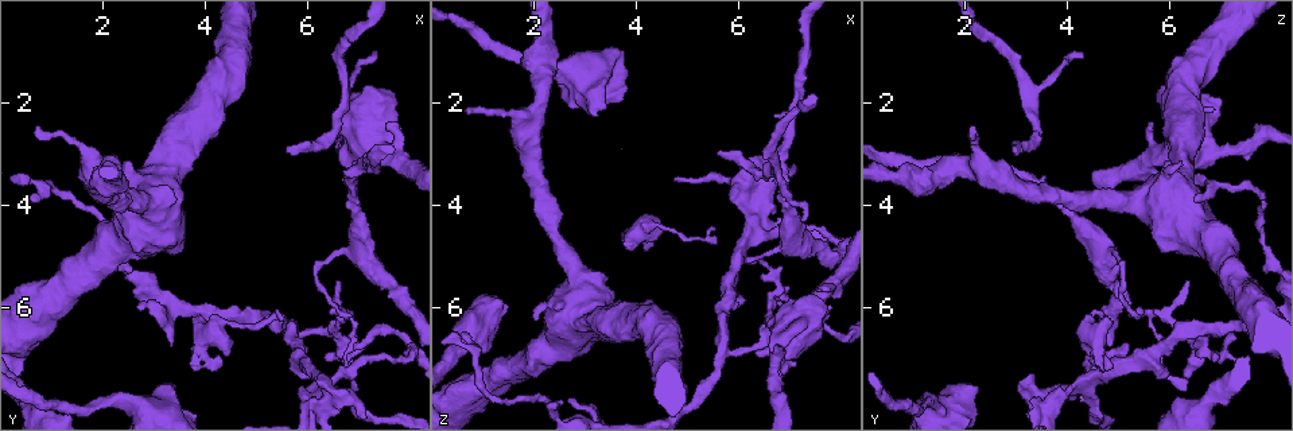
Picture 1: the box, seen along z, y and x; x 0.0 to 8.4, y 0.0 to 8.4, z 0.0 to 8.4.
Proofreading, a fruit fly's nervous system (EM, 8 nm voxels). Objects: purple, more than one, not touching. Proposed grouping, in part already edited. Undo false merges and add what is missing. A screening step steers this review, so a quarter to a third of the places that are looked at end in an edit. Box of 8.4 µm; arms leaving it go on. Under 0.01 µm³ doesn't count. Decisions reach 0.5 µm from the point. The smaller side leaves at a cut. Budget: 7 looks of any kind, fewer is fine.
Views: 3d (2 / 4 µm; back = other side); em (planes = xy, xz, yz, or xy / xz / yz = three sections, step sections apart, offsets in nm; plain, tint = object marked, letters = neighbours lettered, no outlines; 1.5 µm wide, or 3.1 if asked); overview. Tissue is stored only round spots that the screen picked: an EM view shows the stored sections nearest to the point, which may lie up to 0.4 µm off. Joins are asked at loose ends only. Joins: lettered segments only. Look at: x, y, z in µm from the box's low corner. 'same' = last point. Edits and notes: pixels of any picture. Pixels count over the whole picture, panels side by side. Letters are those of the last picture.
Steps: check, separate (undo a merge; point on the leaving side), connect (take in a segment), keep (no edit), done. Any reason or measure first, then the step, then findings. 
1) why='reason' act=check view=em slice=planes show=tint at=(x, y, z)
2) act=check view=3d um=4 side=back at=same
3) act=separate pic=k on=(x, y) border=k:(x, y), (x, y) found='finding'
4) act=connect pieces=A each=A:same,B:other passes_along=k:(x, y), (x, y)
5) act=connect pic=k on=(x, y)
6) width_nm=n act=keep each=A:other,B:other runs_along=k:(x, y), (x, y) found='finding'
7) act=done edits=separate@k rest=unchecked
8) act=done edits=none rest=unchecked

act=check view=em slice=xz step=8 show=tint at=(6.35, 2.70, 3.35)

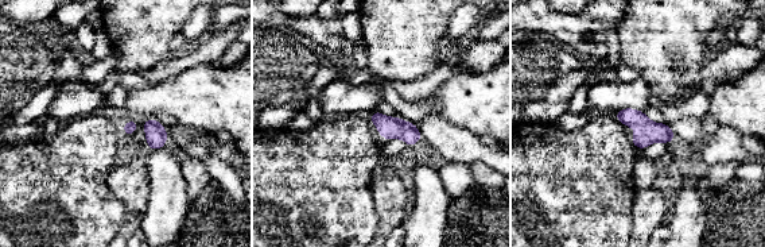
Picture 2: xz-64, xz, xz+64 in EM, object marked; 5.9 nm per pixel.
act=check view=em slice=xy step=4 show=letters at=same

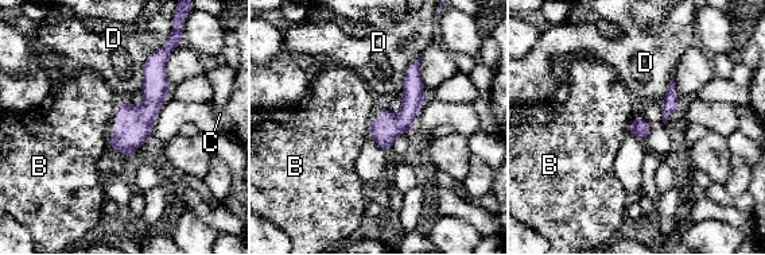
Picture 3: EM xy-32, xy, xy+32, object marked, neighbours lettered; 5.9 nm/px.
longest_contact=D:320nm act=keep each=B:other,C:other,D:other runs_along=3:(158, 55), (127, 151) found='continuous, no second neuron'

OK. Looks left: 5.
why='an open end' act=check view=em slice=planes show=letters at=(7.70, 2.35, 5.60)

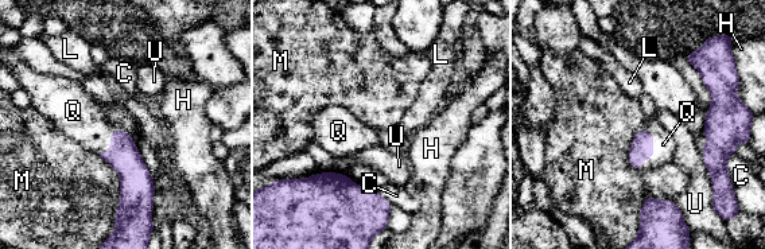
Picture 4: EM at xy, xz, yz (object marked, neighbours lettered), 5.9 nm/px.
act=connect pieces=Q each=C:other,H:other,L:other,M:other,Q:same,U:other passes_along=4:(641, 148), (652, 148), (663, 144) found='the neuron continues'

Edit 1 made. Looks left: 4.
why='stops while still wide' act=check view=em slice=xz step=8 show=plain at=(3.25, 7.65, 2.25)

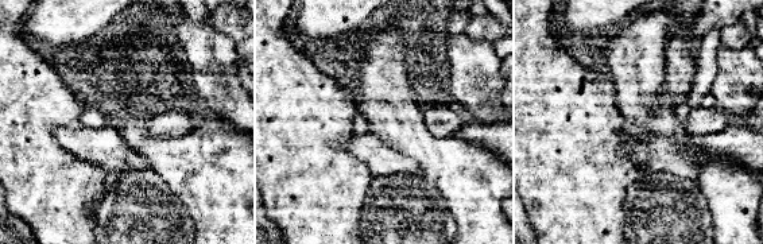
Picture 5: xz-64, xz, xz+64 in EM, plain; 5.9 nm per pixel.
why='what lies round it' act=check view=em slice=xz step=8 show=letters at=same

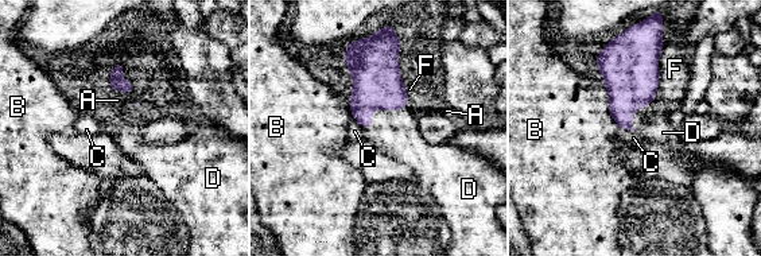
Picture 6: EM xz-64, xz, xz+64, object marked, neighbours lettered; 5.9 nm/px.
act=connect pieces=D each=A:other,B:other,C:other,D:same,F:other passes_along=6:(377, 84), (379, 108), (395, 132) found='the neuron continues'

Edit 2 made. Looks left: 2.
act=done edits=connect@4,connect@6 rest=unchecked

